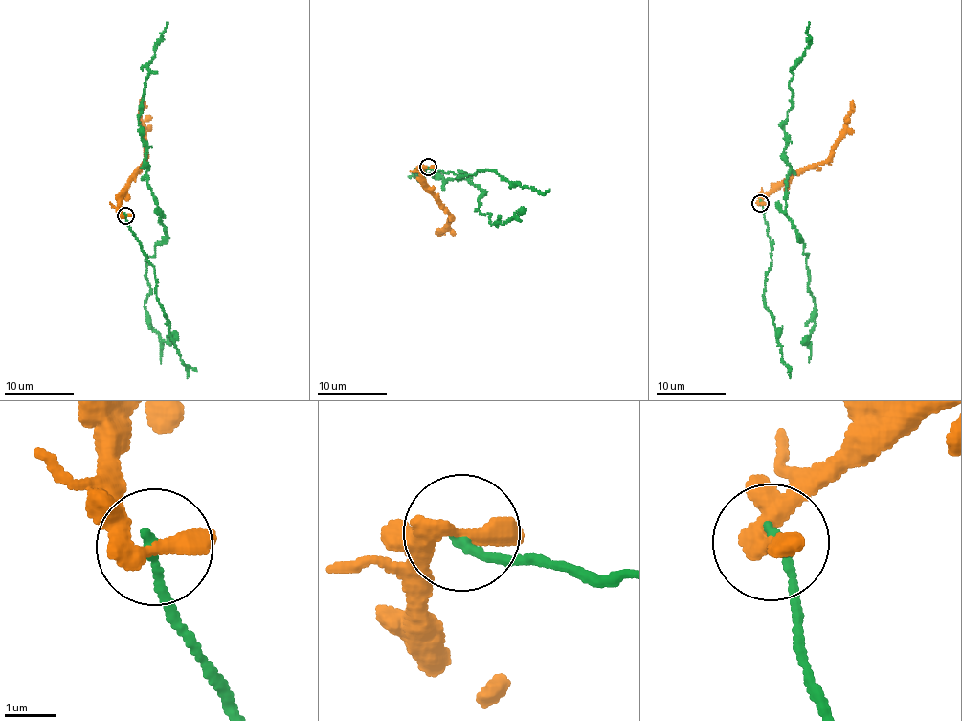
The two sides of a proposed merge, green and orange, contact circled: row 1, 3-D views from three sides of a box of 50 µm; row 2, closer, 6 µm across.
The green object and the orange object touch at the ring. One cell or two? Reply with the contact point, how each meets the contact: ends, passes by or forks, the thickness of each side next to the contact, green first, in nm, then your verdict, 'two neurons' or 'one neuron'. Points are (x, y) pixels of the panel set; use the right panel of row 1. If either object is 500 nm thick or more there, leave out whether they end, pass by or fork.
(760, 203) | green ends | orange passes by | 200/360 nm | two neurons

